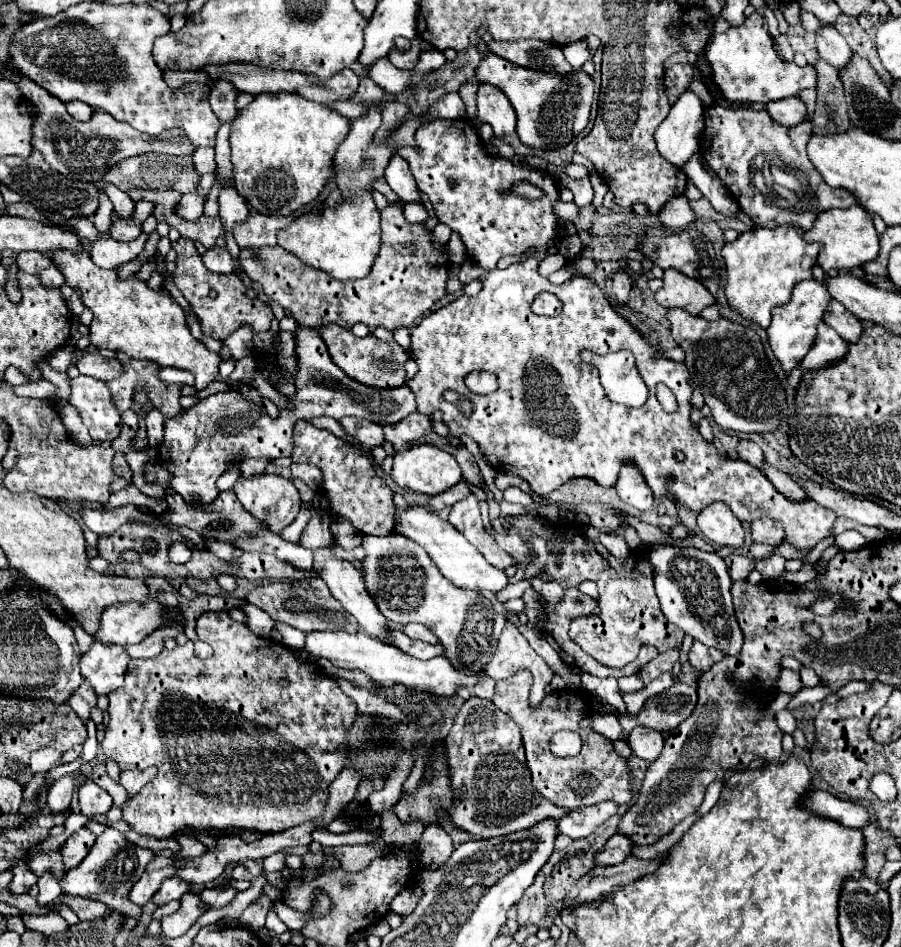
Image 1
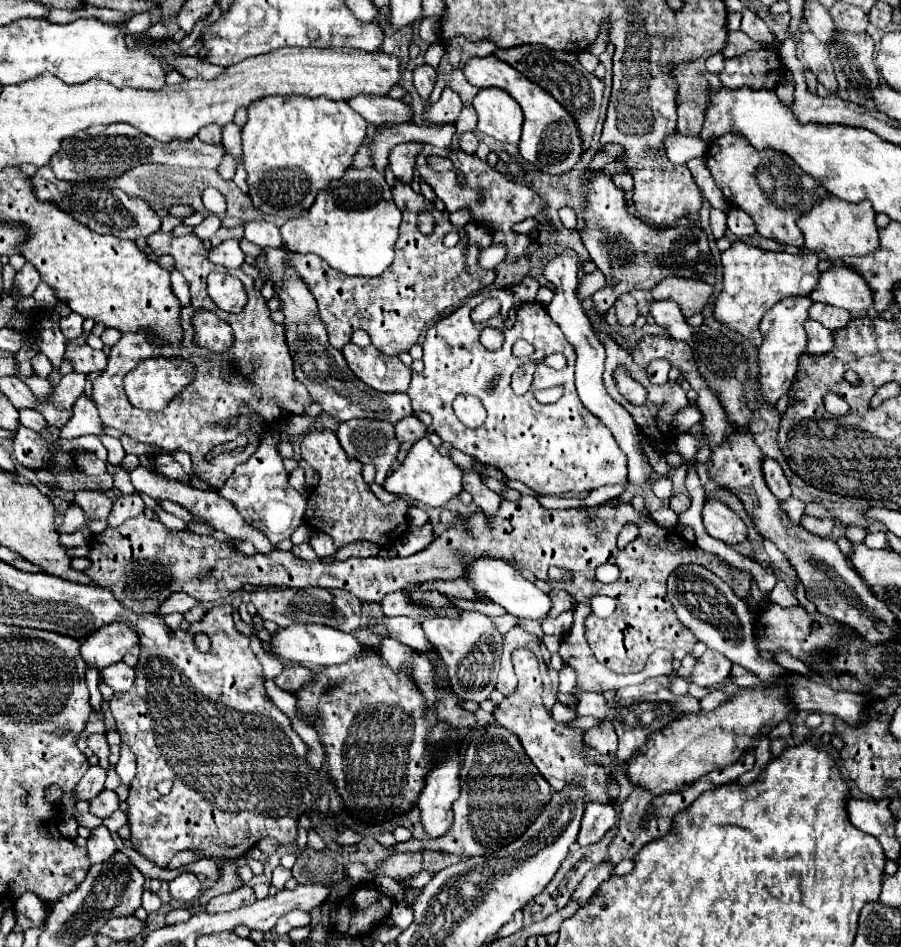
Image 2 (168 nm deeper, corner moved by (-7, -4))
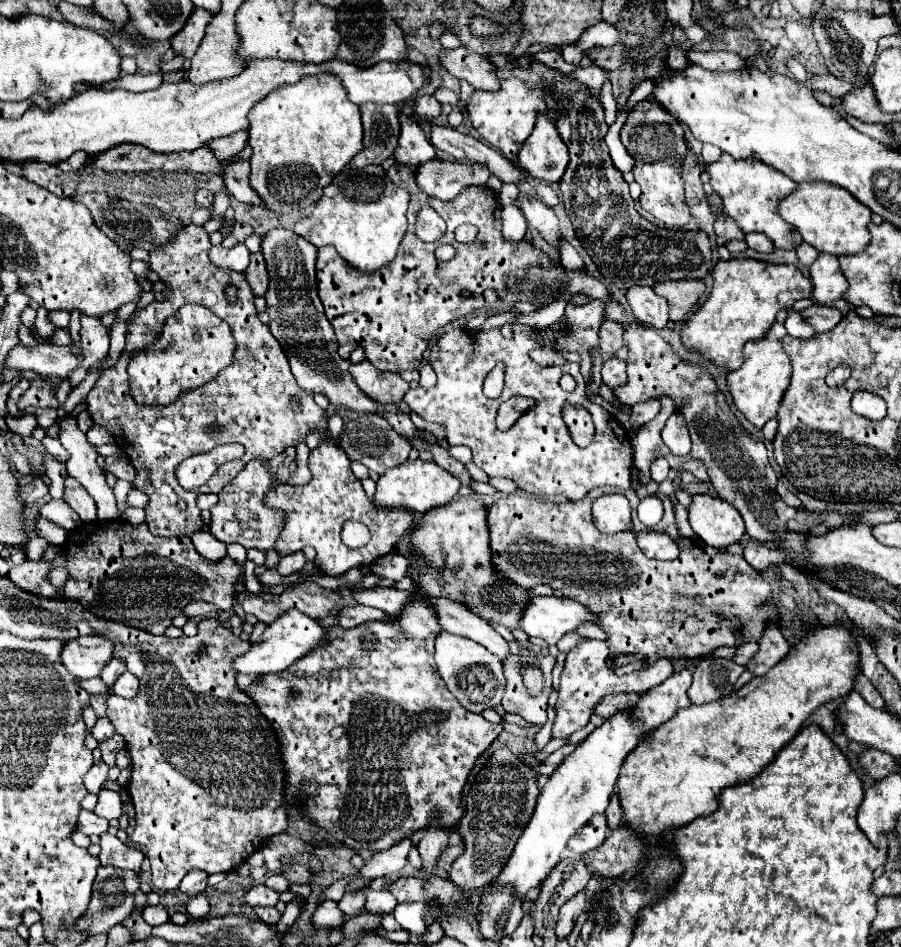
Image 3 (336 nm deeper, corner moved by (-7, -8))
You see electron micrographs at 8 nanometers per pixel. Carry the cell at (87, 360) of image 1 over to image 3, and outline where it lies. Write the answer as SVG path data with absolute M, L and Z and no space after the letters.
M19 342L15 348L9 350L5 366L17 370L33 370L43 376L65 378L71 374L73 368L79 366L79 360L81 360L79 348L55 346L47 342L29 348Z

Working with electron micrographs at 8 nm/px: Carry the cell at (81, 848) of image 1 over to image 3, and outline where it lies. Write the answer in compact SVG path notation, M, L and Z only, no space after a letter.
M105 832L105 834L101 834L99 860L101 860L101 864L109 864L109 866L115 866L115 868L139 872L141 862L143 862L143 852L137 850L137 848L125 846L117 836Z

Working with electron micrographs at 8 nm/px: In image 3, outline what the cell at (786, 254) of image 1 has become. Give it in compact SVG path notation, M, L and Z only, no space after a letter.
M731 258L727 262L719 260L711 276L713 288L699 310L691 314L683 324L681 342L687 350L699 352L709 358L723 372L733 372L743 364L741 350L745 342L763 340L767 330L773 326L775 314L779 310L785 310L793 306L795 300L809 298L811 294L811 282L799 272L797 266Z

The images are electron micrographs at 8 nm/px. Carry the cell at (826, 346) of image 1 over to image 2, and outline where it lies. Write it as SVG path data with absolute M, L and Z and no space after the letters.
M807 320L805 324L807 328L807 352L813 356L821 356L833 350L835 342L833 342L833 332L827 332L827 328L823 328L823 324L819 324L817 320Z

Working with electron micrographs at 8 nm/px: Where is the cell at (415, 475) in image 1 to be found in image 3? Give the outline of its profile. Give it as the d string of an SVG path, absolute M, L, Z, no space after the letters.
M407 460L391 470L387 470L385 474L381 474L381 478L377 480L377 492L375 492L375 504L383 506L383 508L411 508L413 512L429 512L431 508L439 506L439 504L447 504L457 496L461 482L451 476L447 470L439 468L435 462L423 462L423 460Z

